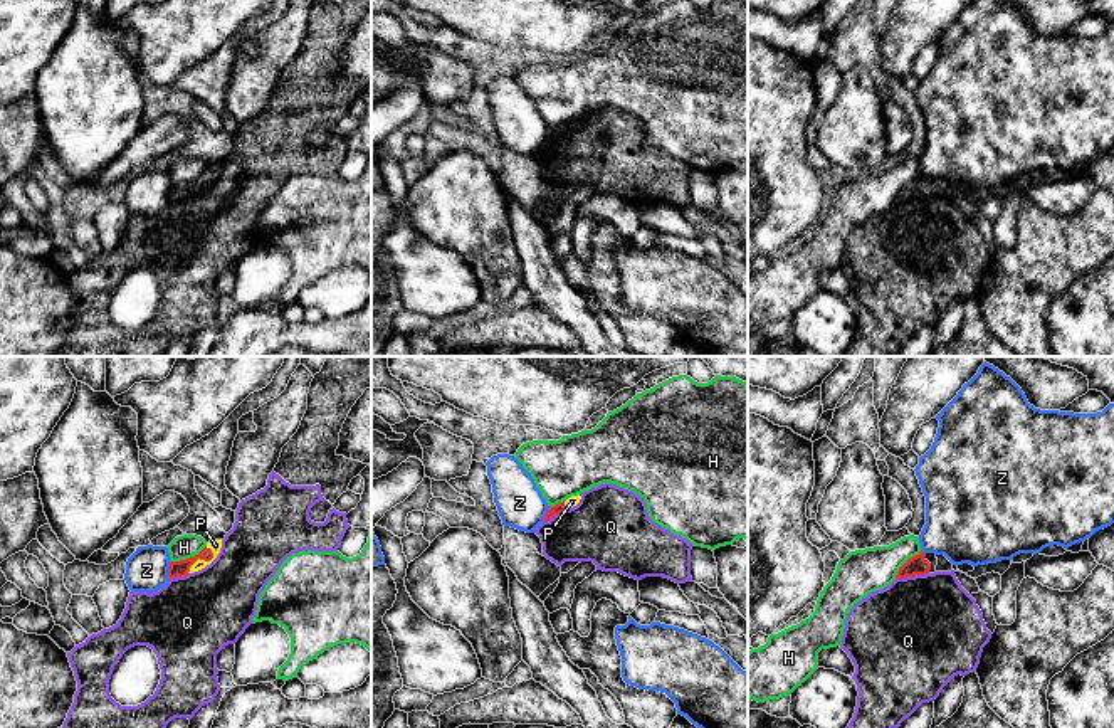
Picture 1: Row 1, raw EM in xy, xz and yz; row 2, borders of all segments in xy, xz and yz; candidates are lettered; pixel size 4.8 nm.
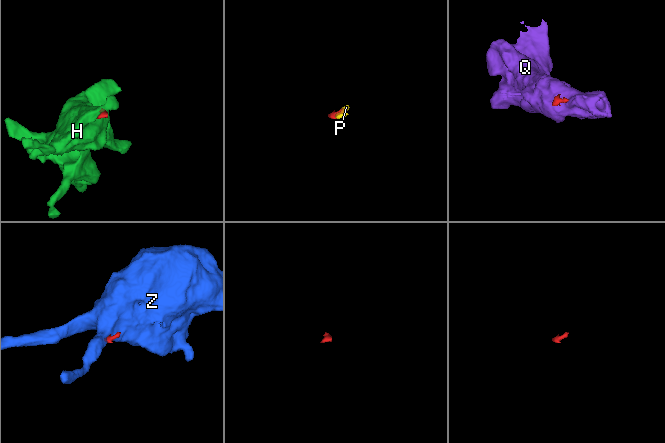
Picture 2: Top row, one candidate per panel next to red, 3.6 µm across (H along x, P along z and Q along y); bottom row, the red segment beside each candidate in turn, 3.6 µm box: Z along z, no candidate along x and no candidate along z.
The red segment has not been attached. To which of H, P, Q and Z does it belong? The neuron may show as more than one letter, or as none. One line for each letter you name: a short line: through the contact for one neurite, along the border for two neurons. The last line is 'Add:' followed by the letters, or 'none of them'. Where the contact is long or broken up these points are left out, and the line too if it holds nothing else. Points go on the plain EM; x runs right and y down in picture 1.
P: line xy (177, 192), (204, 182), (212, 180), (215, 168)
Add: P

